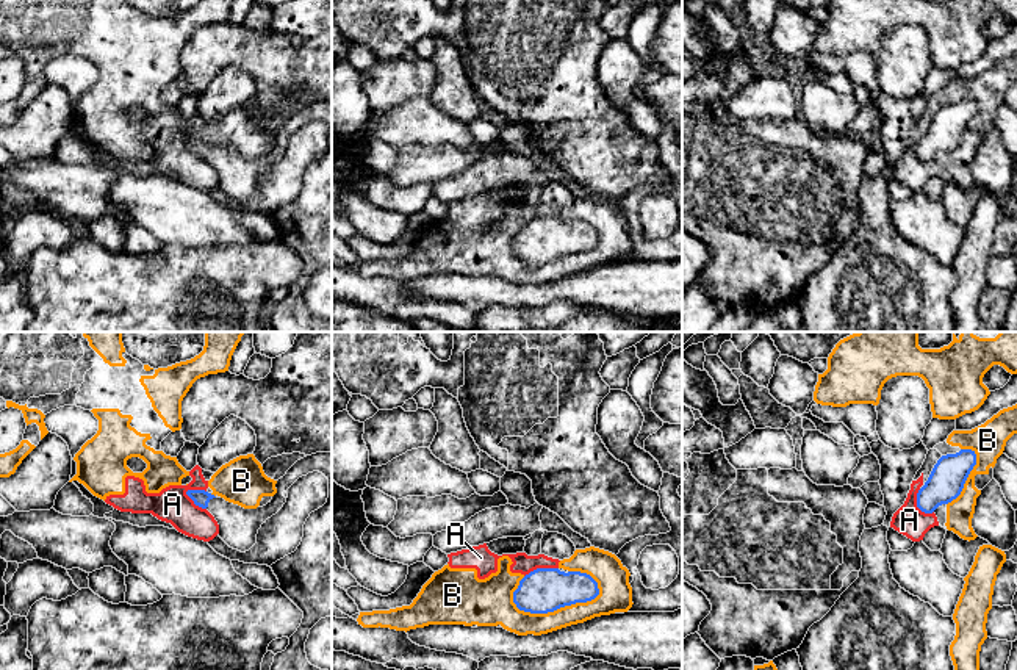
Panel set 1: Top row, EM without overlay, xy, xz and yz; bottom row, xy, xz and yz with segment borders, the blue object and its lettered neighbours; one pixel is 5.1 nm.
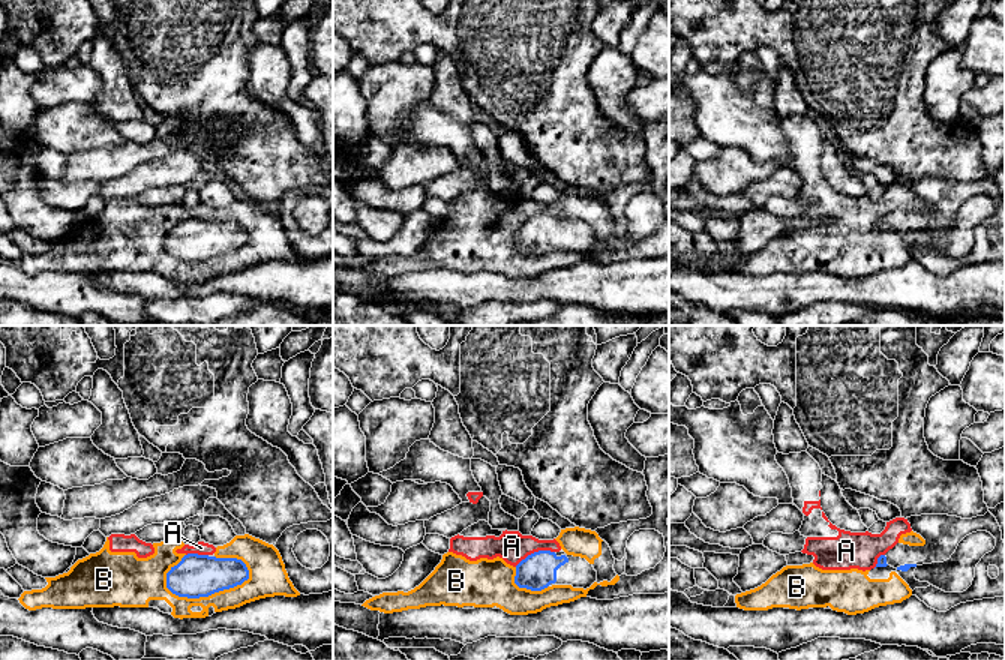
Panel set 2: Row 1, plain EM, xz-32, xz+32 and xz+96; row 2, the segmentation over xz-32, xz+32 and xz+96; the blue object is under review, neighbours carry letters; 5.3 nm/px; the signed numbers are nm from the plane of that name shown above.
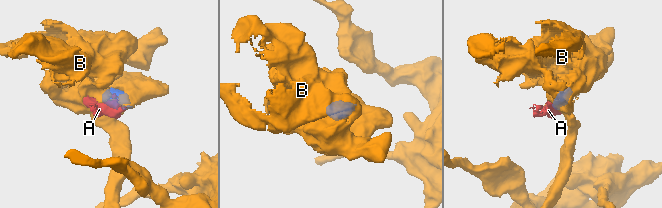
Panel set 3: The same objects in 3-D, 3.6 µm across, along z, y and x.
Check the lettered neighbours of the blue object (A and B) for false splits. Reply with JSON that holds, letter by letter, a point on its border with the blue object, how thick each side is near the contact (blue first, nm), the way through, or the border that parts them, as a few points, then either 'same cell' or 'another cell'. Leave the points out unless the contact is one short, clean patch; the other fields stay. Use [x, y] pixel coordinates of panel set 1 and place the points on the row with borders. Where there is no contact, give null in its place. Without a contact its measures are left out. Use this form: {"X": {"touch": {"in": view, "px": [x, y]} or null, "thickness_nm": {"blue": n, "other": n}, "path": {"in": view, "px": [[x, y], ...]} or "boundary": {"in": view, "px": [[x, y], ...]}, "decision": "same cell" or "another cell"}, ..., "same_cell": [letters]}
{"A": {"touch": {"in": "xy", "px": [193, 500]}, "thickness_nm": {"blue": 90, "other": 180}, "boundary": {"in": "xy", "px": [[188, 489], [186, 495], [205, 509]]}, "decision": "another cell"}, "B": {"touch": {"in": "xz", "px": [557, 608]}, "thickness_nm": {"blue": 220, "other": 120}, "decision": "another cell"}, "same_cell": []}

